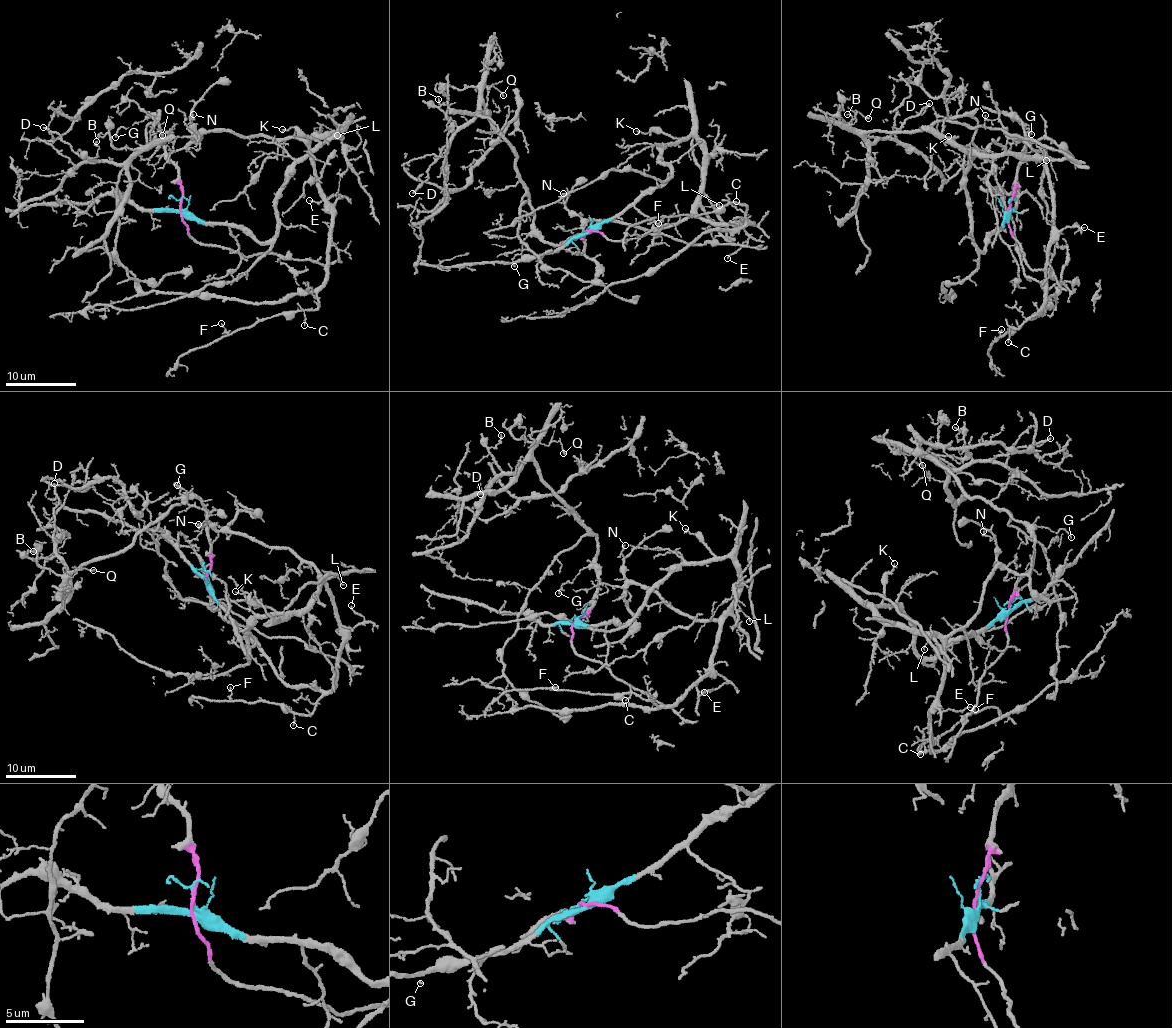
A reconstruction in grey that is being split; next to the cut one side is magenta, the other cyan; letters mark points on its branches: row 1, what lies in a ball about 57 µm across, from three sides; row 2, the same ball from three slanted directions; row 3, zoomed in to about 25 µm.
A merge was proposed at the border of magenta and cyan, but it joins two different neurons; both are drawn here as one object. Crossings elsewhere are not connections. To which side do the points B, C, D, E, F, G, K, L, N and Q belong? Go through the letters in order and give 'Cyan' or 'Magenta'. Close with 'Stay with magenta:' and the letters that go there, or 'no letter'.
B: Magenta
C: Cyan
D: Magenta
E: Cyan
F: Cyan
G: Magenta
K: Cyan
L: Cyan
N: Cyan
Q: Magenta
Stay with magenta: B, D, G, Q

